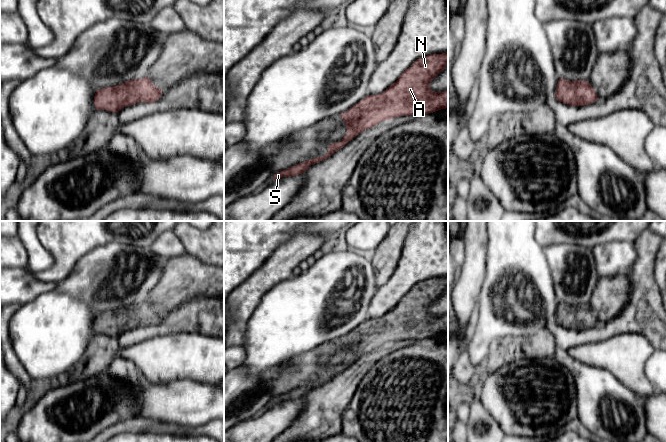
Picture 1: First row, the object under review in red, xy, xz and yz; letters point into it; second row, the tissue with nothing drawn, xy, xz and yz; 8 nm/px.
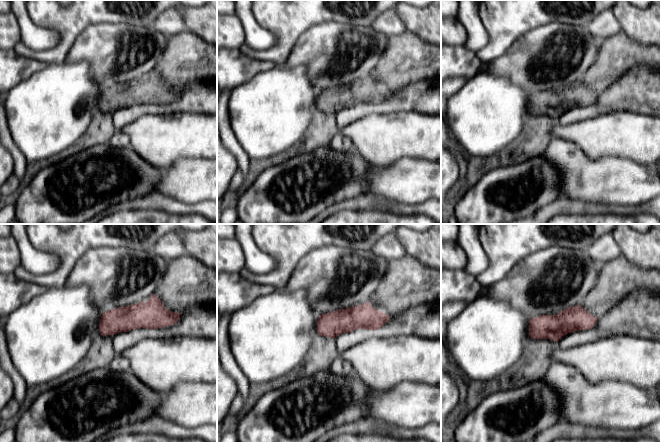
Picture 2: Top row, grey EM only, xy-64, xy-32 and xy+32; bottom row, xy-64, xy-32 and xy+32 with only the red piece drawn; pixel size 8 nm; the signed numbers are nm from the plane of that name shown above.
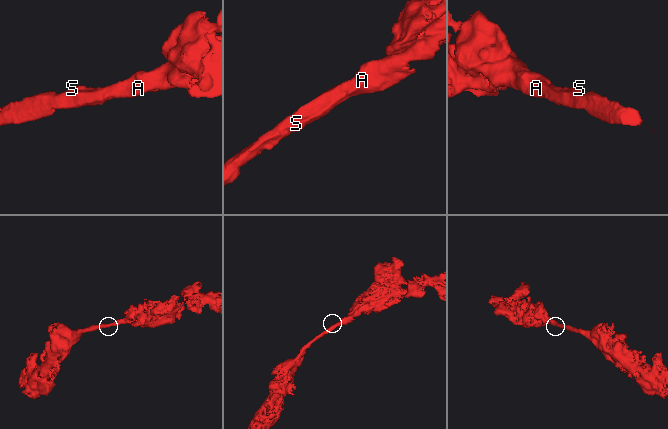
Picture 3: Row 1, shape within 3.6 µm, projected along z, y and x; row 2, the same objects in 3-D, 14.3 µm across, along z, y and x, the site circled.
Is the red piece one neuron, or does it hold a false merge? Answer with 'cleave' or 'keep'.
keep

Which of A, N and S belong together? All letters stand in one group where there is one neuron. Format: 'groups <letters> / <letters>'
groups A N S

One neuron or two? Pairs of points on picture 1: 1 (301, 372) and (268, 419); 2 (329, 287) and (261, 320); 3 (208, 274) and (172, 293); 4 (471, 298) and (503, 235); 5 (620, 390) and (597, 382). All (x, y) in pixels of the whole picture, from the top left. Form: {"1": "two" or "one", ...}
{"1": "two", "2": "one", "3": "one", "4": "two", "5": "one"}

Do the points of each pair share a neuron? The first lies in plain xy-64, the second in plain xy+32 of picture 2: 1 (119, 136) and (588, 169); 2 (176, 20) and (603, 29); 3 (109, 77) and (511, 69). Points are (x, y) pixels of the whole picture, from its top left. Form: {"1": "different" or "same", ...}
{"1": "same", "2": "same", "3": "same"}

